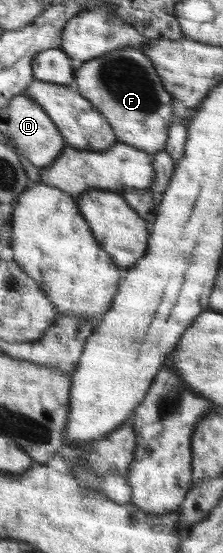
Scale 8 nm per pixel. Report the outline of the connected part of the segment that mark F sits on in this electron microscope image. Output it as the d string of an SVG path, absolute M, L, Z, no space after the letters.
M121 48L121 50L111 50L109 53L101 54L100 57L85 61L78 69L75 69L75 79L73 87L80 91L85 98L92 102L93 106L105 115L119 143L135 146L139 150L148 152L151 156L164 151L168 140L168 132L175 121L173 115L173 95L165 91L161 77L157 76L157 71L153 67L153 61L139 48Z

